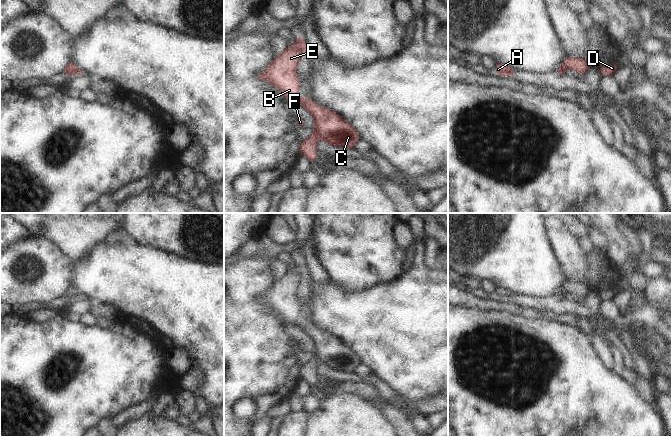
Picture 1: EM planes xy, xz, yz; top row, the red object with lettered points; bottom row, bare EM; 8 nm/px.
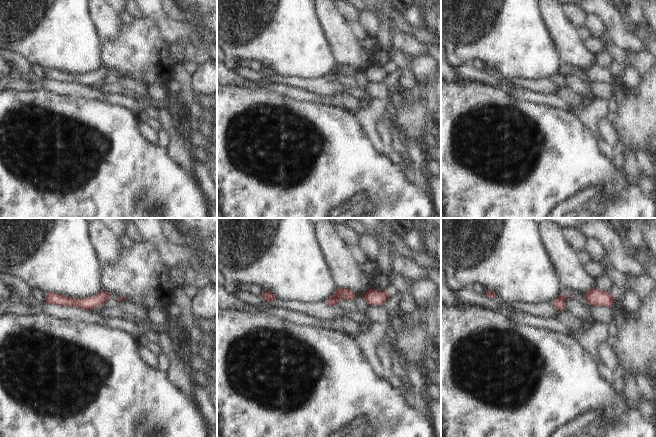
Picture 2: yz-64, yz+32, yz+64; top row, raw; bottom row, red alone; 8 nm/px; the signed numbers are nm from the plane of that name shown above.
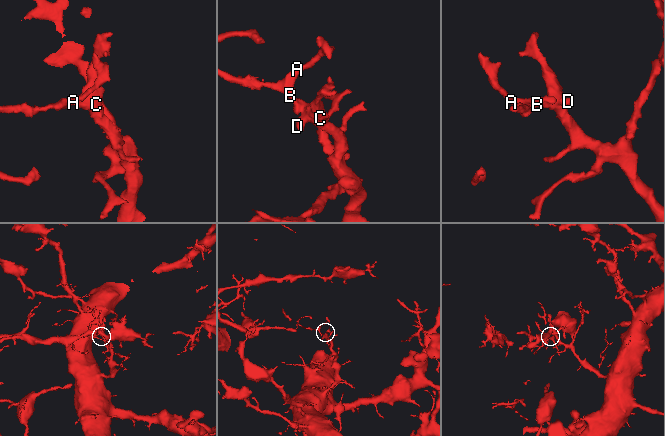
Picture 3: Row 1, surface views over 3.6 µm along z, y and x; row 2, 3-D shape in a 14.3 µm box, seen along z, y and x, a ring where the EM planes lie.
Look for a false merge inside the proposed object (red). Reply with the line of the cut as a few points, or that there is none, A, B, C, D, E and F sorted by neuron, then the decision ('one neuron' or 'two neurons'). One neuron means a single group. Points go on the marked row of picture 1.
yz (564, 69), (558, 71) | A B E F / C D | two neurons

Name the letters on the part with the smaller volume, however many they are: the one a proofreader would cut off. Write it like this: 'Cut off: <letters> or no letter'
Cut off: A, B, E, F

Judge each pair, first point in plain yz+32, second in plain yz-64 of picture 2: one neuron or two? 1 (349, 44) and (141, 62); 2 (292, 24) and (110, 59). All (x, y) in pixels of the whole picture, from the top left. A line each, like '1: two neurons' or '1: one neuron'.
1: two neurons
2: two neurons

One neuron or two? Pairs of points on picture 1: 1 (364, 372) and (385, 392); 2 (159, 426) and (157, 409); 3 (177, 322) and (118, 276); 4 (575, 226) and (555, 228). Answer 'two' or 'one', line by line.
1: one
2: two
3: one
4: two

